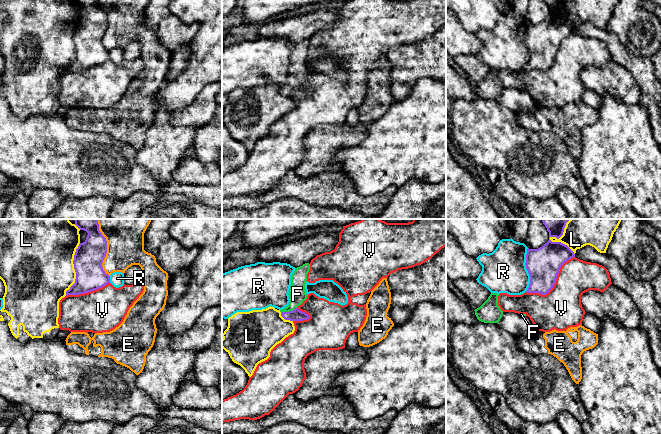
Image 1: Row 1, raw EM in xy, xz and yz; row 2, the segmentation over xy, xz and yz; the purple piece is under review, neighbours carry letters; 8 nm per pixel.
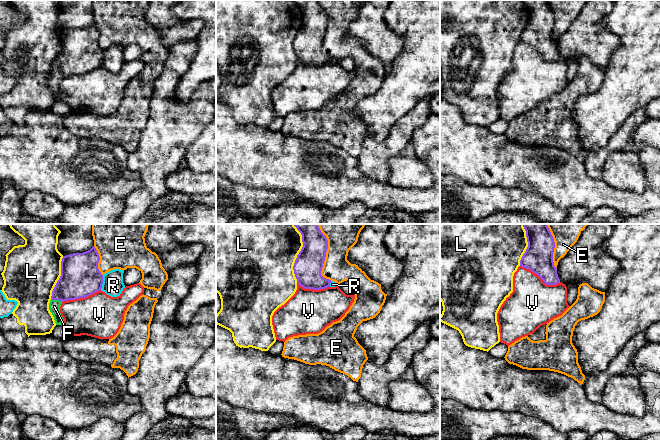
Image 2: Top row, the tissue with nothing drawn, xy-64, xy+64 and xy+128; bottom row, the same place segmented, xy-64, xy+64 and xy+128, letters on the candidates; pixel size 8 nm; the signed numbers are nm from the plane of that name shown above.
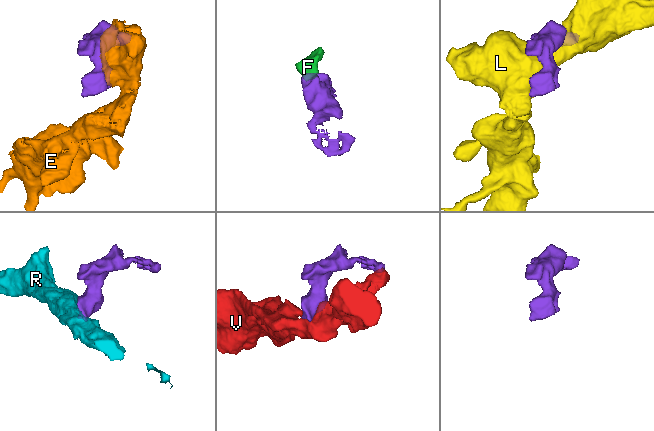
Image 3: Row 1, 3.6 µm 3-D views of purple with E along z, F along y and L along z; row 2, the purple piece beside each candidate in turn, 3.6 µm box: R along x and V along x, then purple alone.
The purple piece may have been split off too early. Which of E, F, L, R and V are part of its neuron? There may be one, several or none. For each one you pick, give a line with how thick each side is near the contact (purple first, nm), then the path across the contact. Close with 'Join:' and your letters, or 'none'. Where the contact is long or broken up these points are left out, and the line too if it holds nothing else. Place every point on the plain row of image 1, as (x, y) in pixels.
F: 100 nm thick on the purple side, 140 nm on the other; runs through xz (296, 91), (289, 87), (297, 70)
Join: F

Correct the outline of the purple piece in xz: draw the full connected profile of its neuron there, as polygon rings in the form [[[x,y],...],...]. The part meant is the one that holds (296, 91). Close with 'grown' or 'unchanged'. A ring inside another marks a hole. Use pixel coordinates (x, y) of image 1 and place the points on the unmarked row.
[[[305,39],[302,42],[297,43],[291,52],[291,62],[288,70],[290,78],[287,83],[280,86],[281,92],[285,96],[303,97],[310,94],[308,90],[297,84],[307,75],[308,72],[306,70],[305,60],[309,46],[310,40]]] | grown

